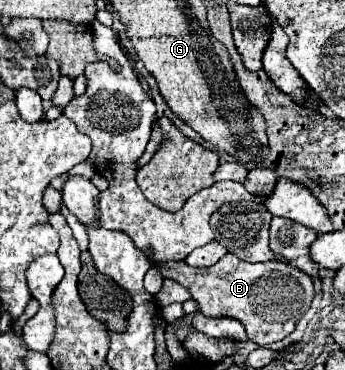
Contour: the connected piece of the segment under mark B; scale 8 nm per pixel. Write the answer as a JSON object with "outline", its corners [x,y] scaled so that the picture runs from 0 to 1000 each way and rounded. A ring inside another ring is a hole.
{"outline":[[[652,686],[606,724],[554,724],[536,708],[484,708],[461,714],[461,730],[478,751],[536,773],[600,859],[658,854],[693,865],[710,881],[722,919],[745,935],[774,935],[838,908],[855,892],[861,865],[896,838],[913,800],[907,757],[884,735],[814,703],[722,714],[675,686]]]}

